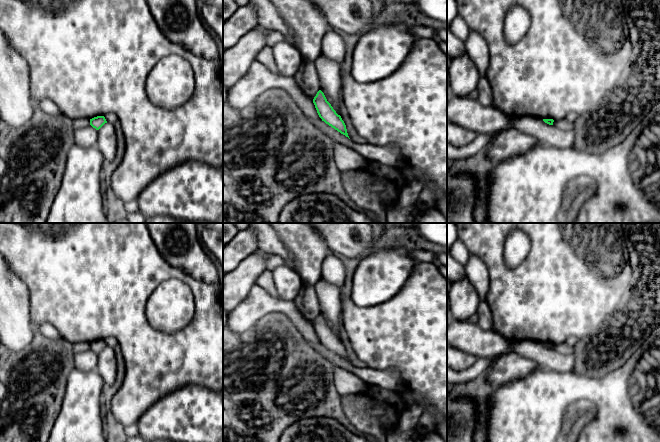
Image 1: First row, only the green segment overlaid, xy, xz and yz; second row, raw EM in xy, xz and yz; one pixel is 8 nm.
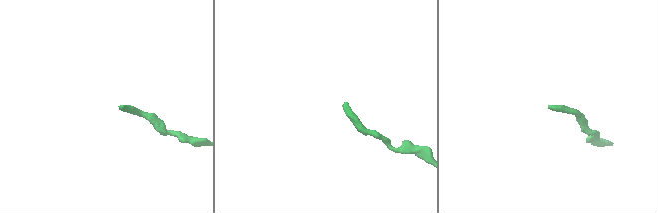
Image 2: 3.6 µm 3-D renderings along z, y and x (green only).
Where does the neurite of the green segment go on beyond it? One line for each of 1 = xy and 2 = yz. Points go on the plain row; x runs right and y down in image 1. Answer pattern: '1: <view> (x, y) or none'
1: none
2: none

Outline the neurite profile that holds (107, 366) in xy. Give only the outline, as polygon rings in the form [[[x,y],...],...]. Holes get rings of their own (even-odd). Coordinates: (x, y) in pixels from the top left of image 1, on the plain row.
[[[105,347],[98,354],[96,371],[102,377],[107,389],[112,389],[117,374],[116,356],[112,347]]]

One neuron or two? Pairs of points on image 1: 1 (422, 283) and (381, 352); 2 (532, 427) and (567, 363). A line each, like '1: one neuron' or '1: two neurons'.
1: one neuron
2: two neurons

